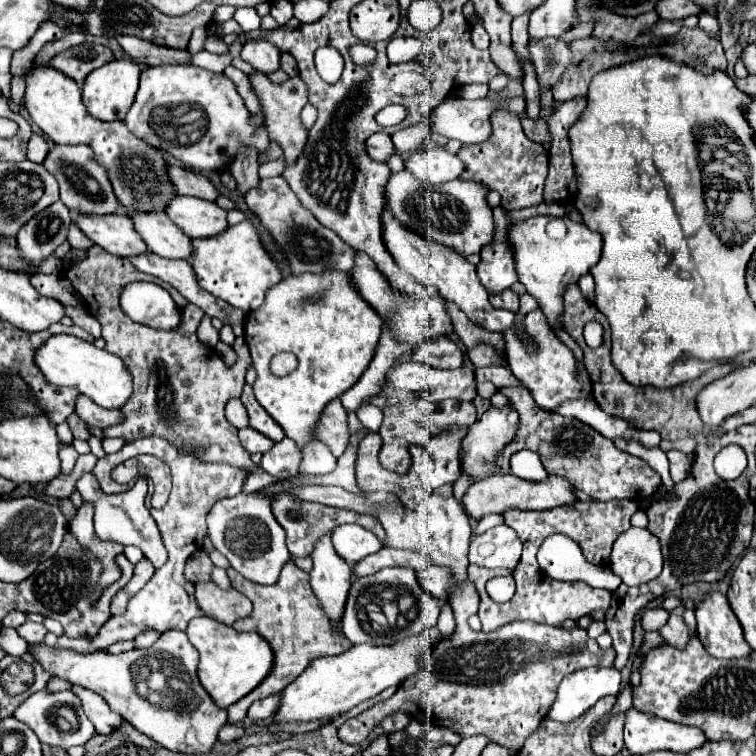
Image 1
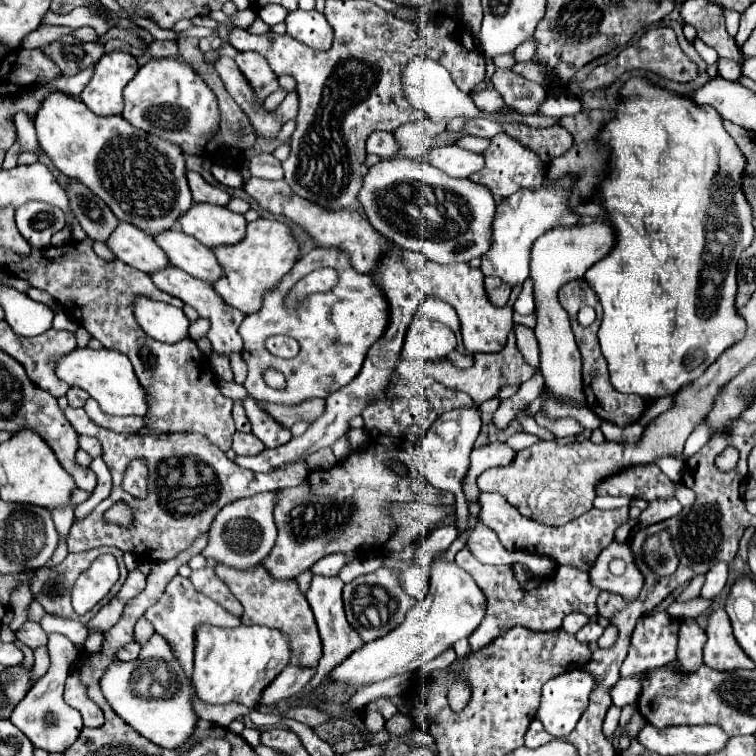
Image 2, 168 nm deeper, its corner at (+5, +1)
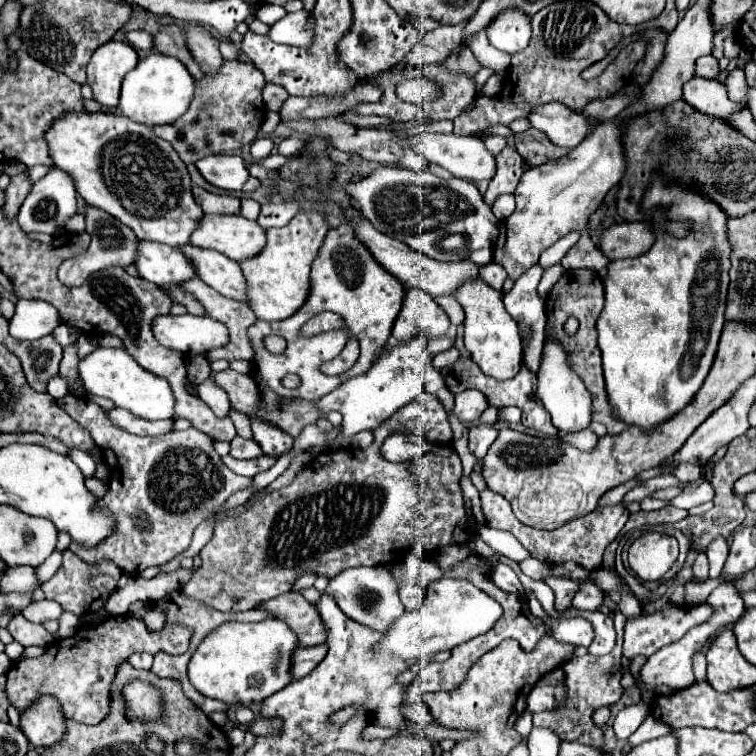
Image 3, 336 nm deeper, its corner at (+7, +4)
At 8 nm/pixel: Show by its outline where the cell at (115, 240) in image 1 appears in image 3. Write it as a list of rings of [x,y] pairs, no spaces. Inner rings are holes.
[[[139,242],[135,266],[141,278],[159,284],[163,288],[173,284],[183,284],[197,276],[193,264],[181,252],[181,248],[157,242]]]

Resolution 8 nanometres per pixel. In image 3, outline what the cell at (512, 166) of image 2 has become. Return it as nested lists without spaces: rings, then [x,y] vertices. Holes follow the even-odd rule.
[[[507,146],[501,154],[497,154],[497,174],[489,182],[489,188],[483,196],[485,204],[493,206],[497,196],[513,194],[517,188],[517,182],[525,170],[527,170],[525,160],[521,160],[521,156],[513,148]]]

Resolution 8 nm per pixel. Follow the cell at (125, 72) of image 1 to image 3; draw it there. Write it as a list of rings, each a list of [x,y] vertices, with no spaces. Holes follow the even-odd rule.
[[[115,38],[101,44],[87,64],[87,84],[91,86],[95,100],[103,106],[117,106],[121,80],[137,62],[137,50],[125,40]]]

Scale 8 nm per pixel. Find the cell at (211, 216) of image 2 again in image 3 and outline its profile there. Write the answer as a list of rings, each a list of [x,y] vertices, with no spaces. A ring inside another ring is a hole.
[[[205,216],[191,236],[197,248],[209,248],[225,254],[231,260],[249,260],[265,248],[265,230],[243,216]]]

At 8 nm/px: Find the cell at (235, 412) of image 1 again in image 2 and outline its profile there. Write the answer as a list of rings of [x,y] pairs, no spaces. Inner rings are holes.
[[[235,401],[235,405],[233,405],[233,419],[235,419],[237,431],[251,431],[251,425],[245,417],[245,409],[243,409],[241,401]]]

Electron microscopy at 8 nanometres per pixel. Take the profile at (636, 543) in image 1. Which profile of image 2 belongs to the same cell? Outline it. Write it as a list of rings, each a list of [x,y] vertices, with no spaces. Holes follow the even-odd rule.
[[[613,541],[603,549],[589,571],[591,583],[603,591],[619,593],[625,599],[633,599],[643,587],[643,573],[637,567],[631,543]]]

